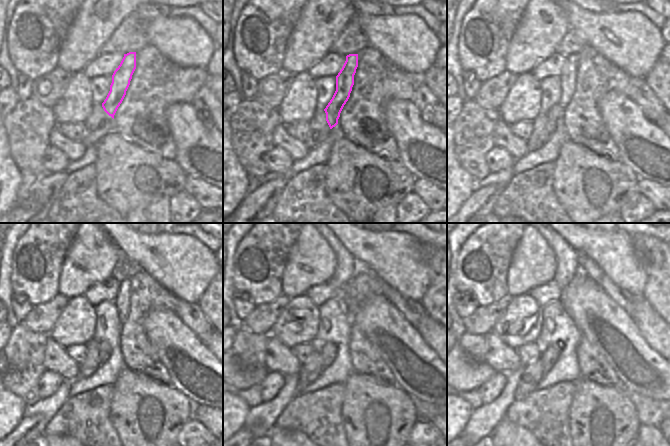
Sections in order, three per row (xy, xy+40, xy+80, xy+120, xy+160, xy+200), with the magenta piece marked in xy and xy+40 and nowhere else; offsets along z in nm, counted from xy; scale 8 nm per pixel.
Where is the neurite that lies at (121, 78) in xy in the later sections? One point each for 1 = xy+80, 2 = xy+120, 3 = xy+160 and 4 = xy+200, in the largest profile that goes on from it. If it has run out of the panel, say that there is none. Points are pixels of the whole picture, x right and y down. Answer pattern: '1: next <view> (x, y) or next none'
1: next xy+80 (568, 78)
2: next xy+120 (122, 301)
3: next xy+160 (327, 350)
4: next xy+200 (549, 356)

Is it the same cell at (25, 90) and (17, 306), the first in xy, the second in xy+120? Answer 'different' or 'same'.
same

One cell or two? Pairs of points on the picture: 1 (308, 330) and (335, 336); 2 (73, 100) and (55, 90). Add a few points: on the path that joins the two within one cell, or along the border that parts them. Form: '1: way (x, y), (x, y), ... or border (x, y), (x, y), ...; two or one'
1: border (318, 308), (318, 332), (313, 341); two
2: border (73, 75), (64, 92), (52, 108); two

